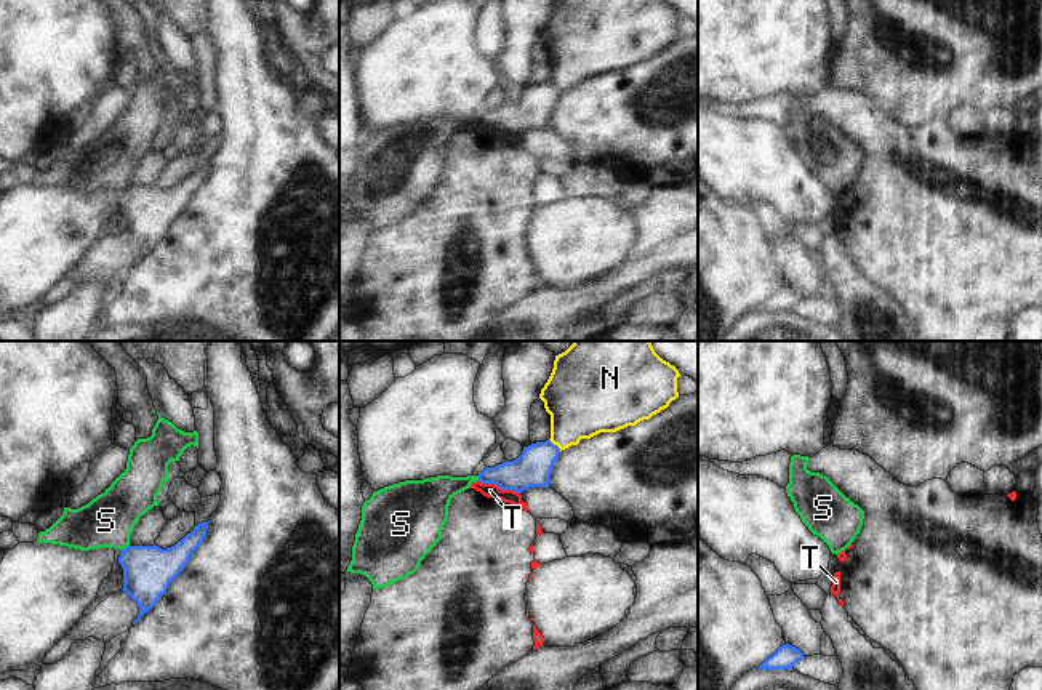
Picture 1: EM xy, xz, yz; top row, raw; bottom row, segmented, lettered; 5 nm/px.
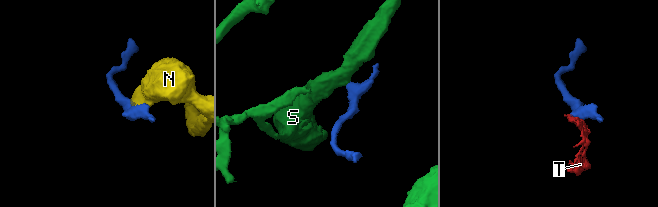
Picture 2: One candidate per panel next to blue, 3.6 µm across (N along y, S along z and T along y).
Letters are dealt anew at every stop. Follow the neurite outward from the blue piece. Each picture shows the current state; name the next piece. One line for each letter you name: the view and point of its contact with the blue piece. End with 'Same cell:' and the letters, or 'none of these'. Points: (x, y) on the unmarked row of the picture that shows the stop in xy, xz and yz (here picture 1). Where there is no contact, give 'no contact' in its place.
Same cell: none of these

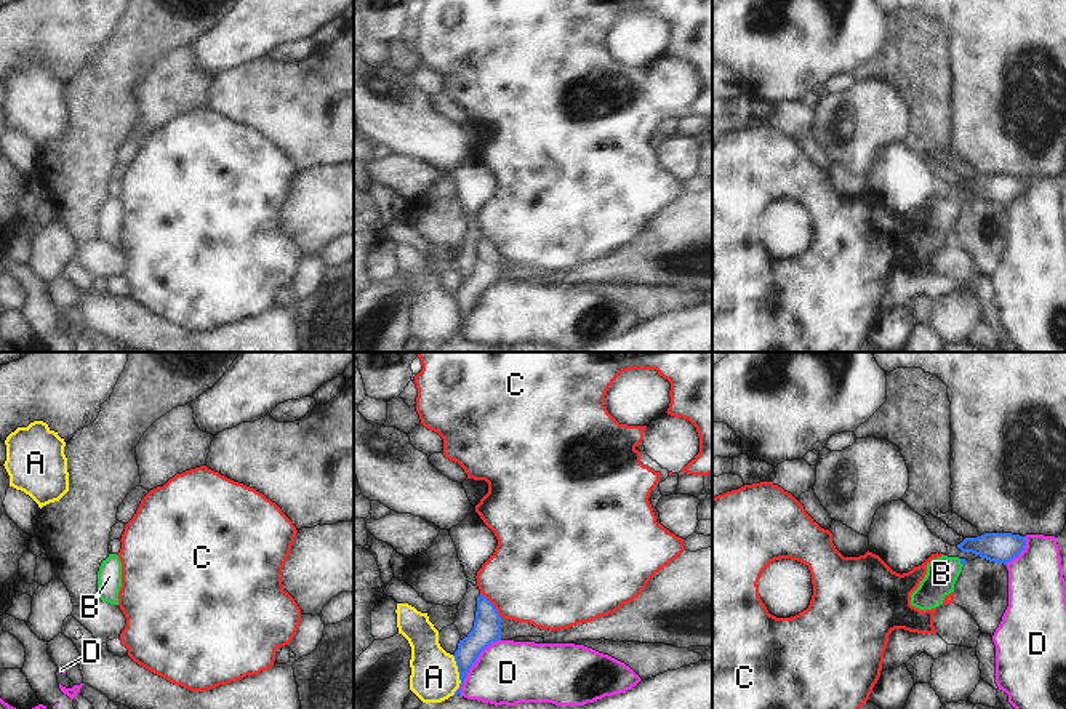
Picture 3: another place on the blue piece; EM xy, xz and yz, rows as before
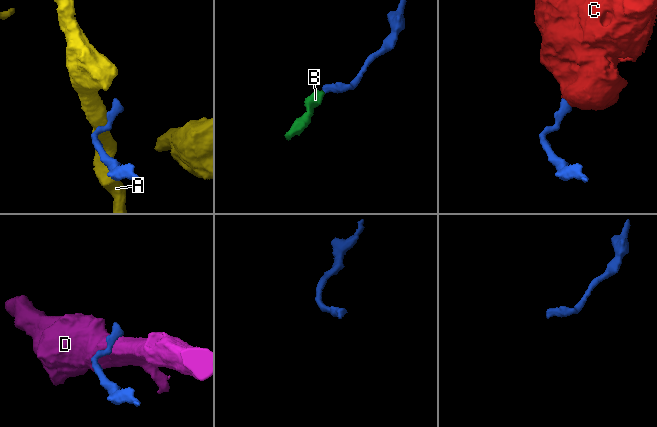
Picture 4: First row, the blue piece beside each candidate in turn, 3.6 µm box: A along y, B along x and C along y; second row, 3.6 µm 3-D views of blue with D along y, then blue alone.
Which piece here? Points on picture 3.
B: contact yz (961, 204)
Same cell: B

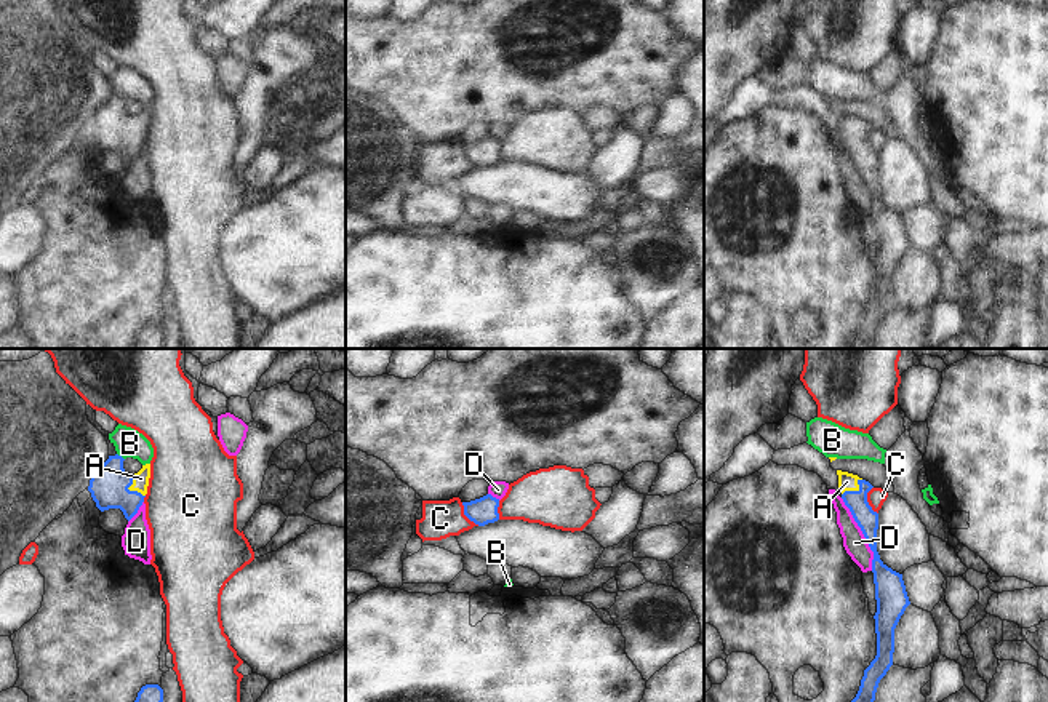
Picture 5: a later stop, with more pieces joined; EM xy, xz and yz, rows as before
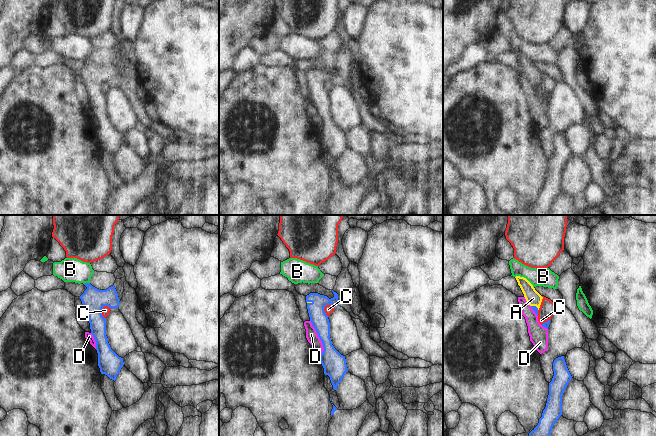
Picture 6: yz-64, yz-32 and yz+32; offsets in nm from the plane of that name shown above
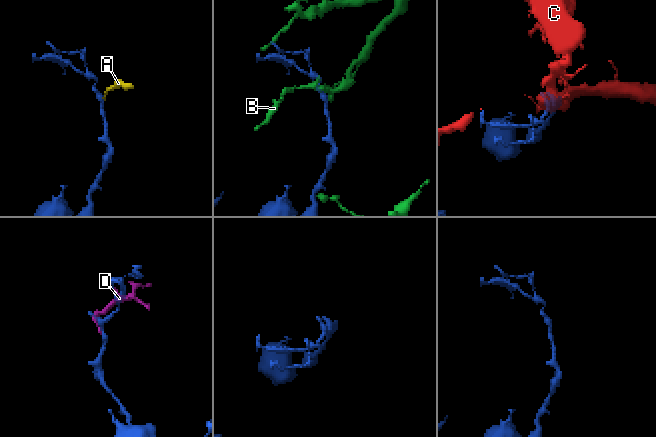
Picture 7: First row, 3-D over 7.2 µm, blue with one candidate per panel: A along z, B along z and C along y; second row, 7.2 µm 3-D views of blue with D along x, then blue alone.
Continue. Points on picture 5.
A: contact yz (855, 133)
Same cell: A

